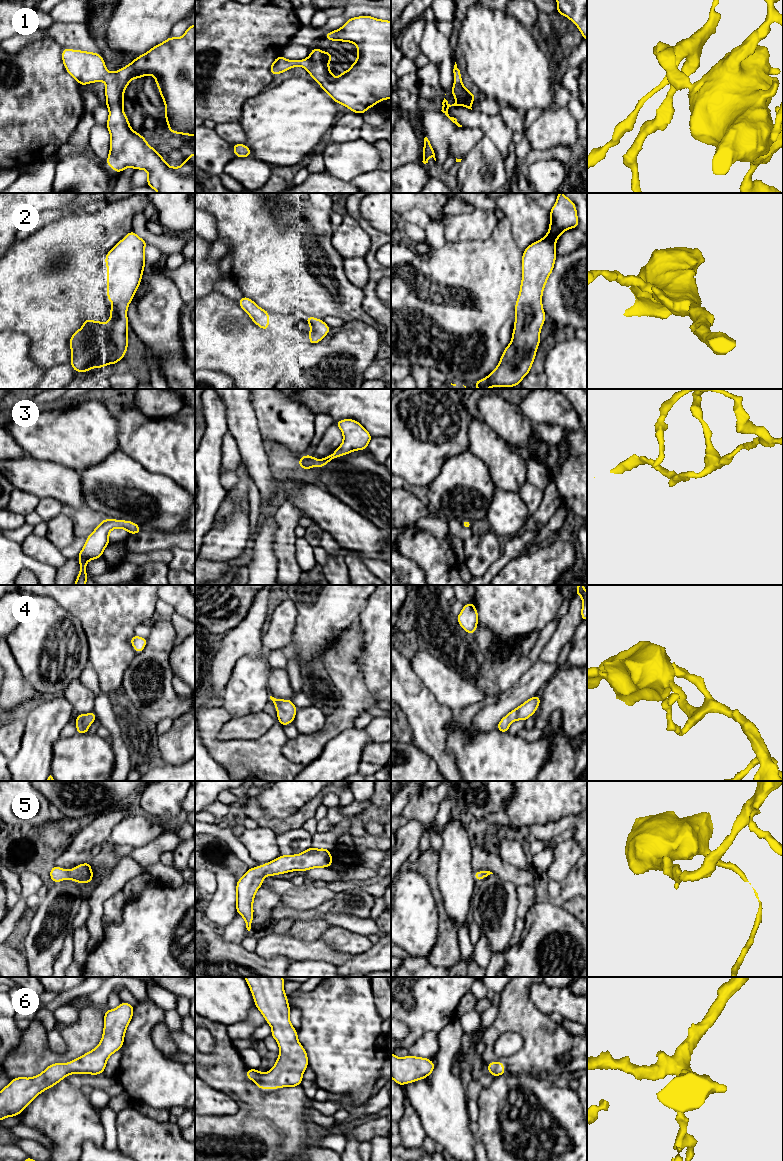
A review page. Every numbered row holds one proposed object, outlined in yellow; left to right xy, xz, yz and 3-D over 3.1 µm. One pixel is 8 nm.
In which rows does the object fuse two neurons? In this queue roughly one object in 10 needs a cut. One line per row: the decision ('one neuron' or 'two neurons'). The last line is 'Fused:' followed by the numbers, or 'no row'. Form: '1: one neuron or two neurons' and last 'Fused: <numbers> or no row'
1: one neuron
2: one neuron
3: one neuron
4: one neuron
5: one neuron
6: one neuron
Fused: no row

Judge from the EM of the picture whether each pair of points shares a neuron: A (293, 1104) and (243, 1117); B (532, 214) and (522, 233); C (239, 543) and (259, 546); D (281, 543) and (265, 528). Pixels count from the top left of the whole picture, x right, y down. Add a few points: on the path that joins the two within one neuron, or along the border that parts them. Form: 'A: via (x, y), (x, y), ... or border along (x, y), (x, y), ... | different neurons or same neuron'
A: via (281, 1115), (255, 1117) | same neuron
B: via (529, 219), (529, 224), (526, 228) | same neuron
C: border along (251, 541), (247, 550) | different neurons
D: border along (274, 516), (277, 528), (273, 553), (277, 559) | different neurons

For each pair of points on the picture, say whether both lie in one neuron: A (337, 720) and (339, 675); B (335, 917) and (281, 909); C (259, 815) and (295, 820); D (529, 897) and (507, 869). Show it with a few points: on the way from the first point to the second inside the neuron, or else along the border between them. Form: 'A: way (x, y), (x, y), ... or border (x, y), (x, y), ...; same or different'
A: way (346, 709), (346, 686); same
B: way (322, 915), (294, 914); same
C: way (268, 821), (271, 823), (286, 823); same
D: border (533, 884), (516, 887); different

